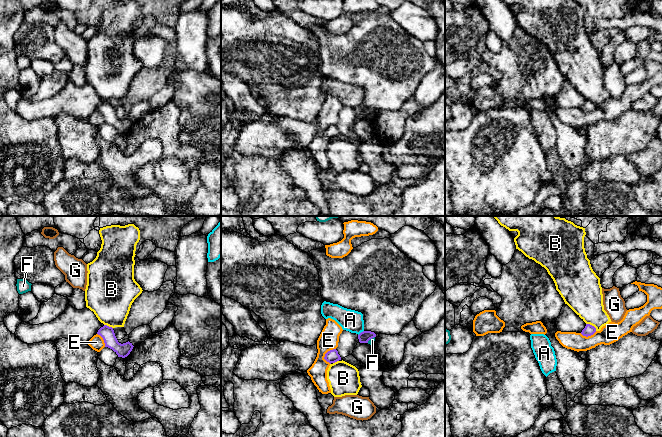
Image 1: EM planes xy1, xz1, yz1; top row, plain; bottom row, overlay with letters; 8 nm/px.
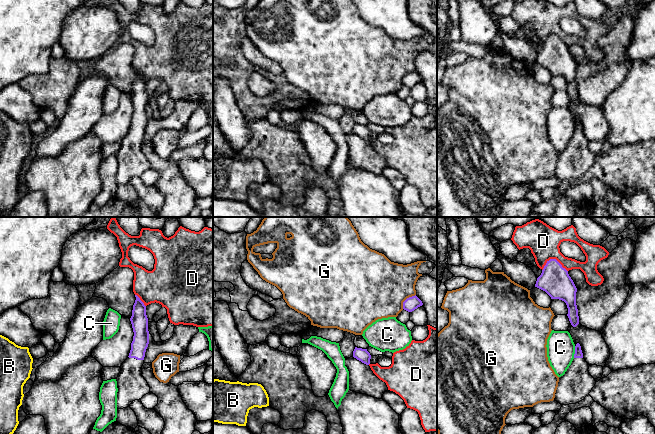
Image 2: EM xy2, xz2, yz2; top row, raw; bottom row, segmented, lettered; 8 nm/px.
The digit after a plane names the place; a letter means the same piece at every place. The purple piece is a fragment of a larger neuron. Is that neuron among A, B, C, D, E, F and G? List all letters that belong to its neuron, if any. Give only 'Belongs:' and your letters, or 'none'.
Belongs: none

